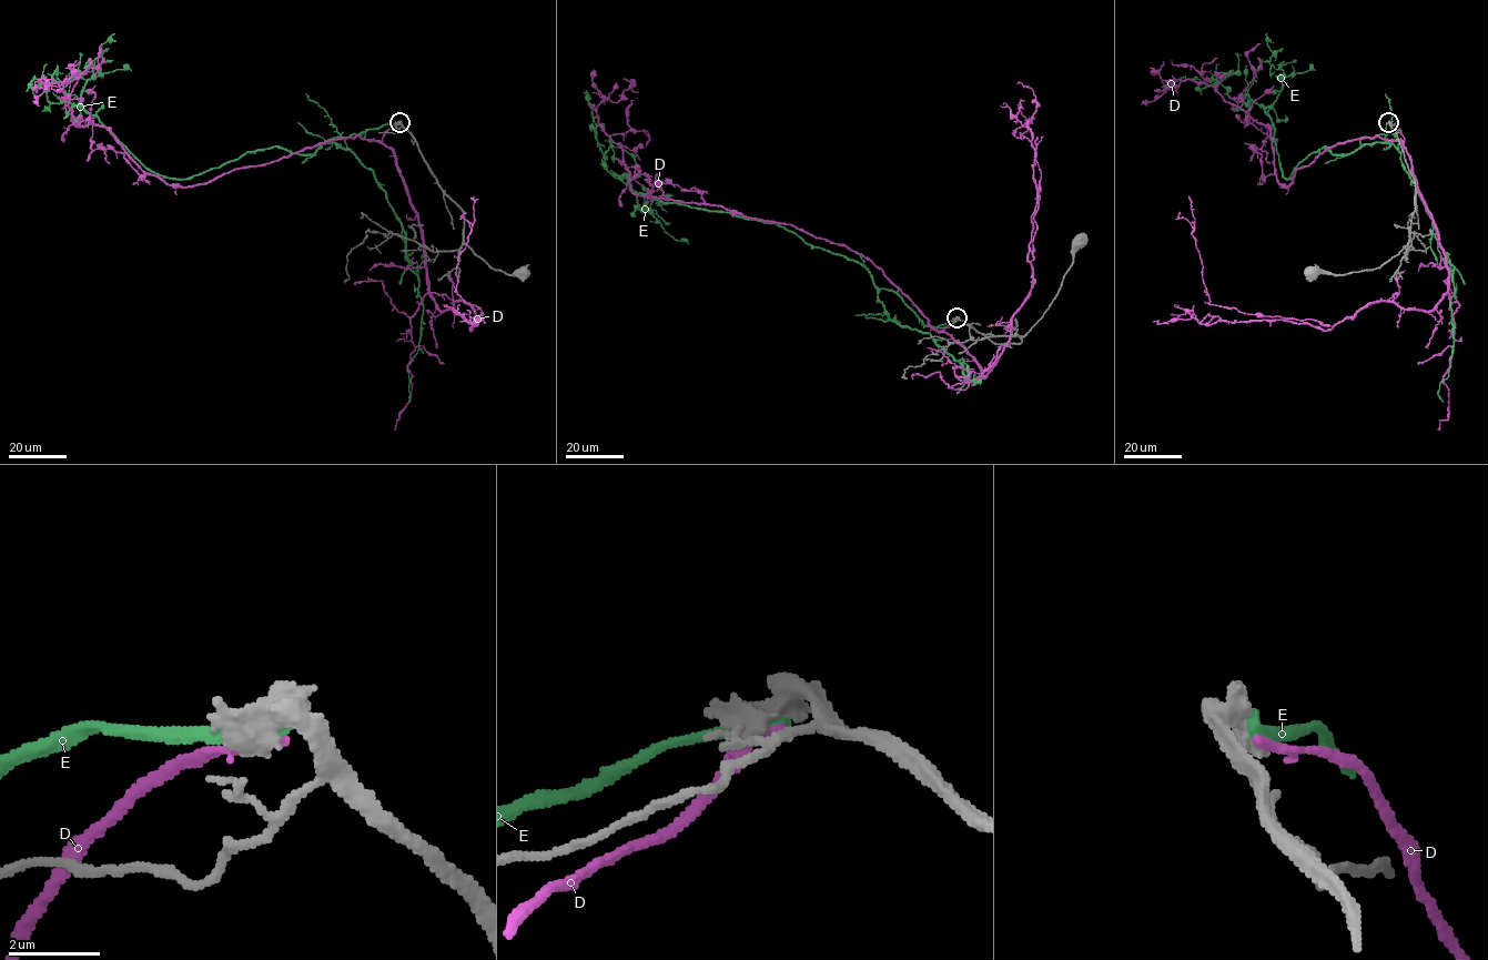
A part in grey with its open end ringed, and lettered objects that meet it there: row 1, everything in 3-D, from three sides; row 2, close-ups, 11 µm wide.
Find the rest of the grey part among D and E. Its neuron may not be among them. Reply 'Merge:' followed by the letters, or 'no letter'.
Merge: no letter

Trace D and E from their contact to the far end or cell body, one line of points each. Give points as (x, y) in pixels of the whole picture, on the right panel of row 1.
D: (1392, 124), (1403, 137), (1448, 271), (1448, 292), (1431, 310), (1373, 301), (1329, 325), (1208, 304), (1188, 195)
E: (1390, 123), (1397, 129), (1363, 137), (1349, 153), (1314, 151), (1287, 179), (1263, 107), (1198, 79), (1163, 91)

